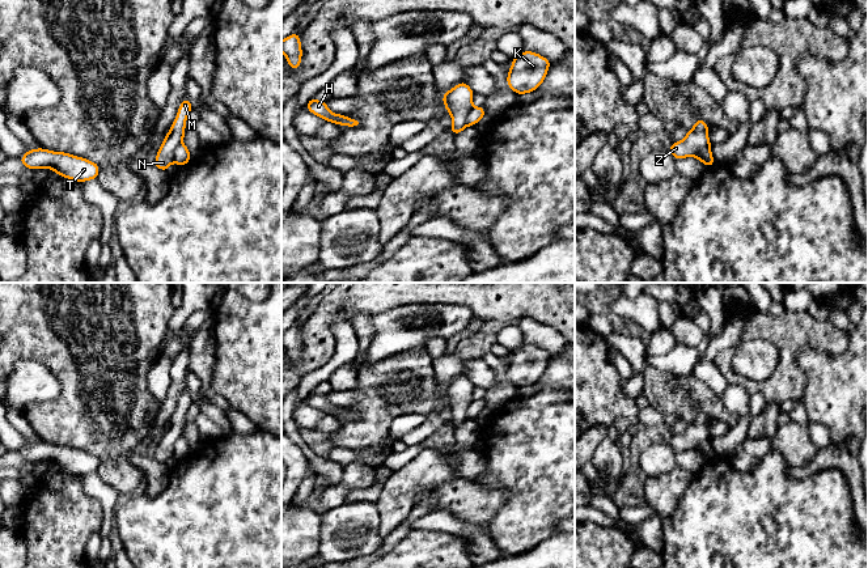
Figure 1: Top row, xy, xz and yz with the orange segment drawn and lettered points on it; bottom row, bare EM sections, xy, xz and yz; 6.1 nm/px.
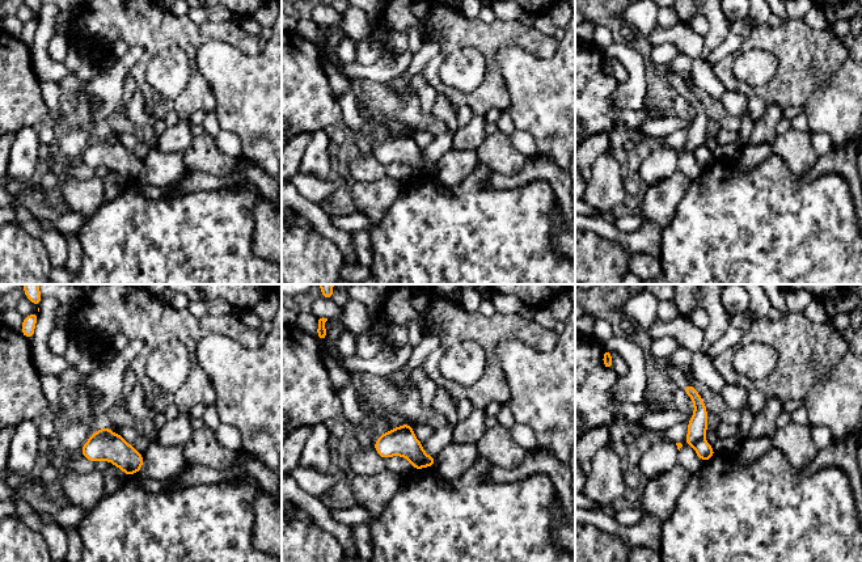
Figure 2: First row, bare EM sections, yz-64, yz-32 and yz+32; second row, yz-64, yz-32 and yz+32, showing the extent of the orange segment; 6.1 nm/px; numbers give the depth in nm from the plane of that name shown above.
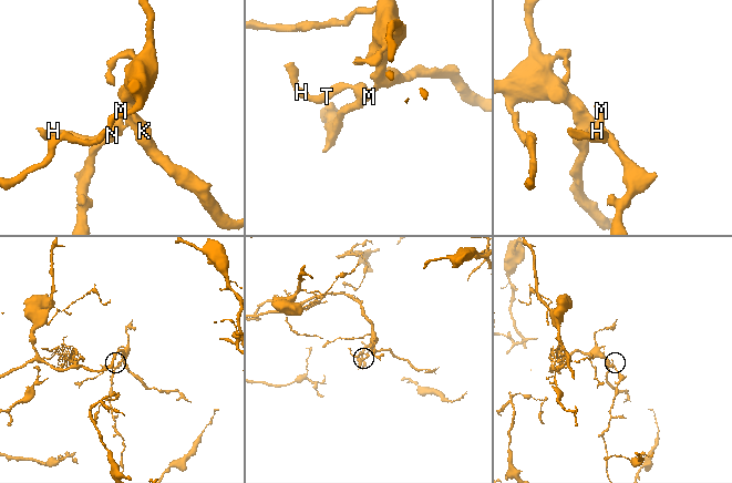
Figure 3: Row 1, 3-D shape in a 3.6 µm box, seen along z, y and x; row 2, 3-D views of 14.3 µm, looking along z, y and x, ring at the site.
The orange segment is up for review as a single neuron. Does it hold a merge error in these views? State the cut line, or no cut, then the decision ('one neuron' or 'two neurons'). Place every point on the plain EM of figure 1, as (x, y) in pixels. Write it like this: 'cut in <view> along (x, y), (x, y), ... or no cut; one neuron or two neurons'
cut in xy along (181, 436), (174, 444), (173, 454); two neurons

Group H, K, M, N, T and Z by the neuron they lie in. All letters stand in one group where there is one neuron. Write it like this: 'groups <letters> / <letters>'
groups H M N T Z / K

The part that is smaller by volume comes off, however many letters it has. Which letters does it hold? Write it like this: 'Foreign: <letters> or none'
Foreign: H, M, N, T, Z

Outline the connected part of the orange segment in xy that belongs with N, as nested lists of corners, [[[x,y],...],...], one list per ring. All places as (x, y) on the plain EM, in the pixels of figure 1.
[[[187,390],[179,398],[177,410],[165,428],[164,436],[161,437],[156,452],[154,459],[162,465],[166,465],[168,461],[174,455],[174,444],[182,437],[185,427],[186,427],[186,412],[189,407],[192,404],[191,395]]]

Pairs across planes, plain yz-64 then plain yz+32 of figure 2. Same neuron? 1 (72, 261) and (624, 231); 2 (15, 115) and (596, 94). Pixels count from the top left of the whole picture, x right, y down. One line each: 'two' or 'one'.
1: one
2: one

